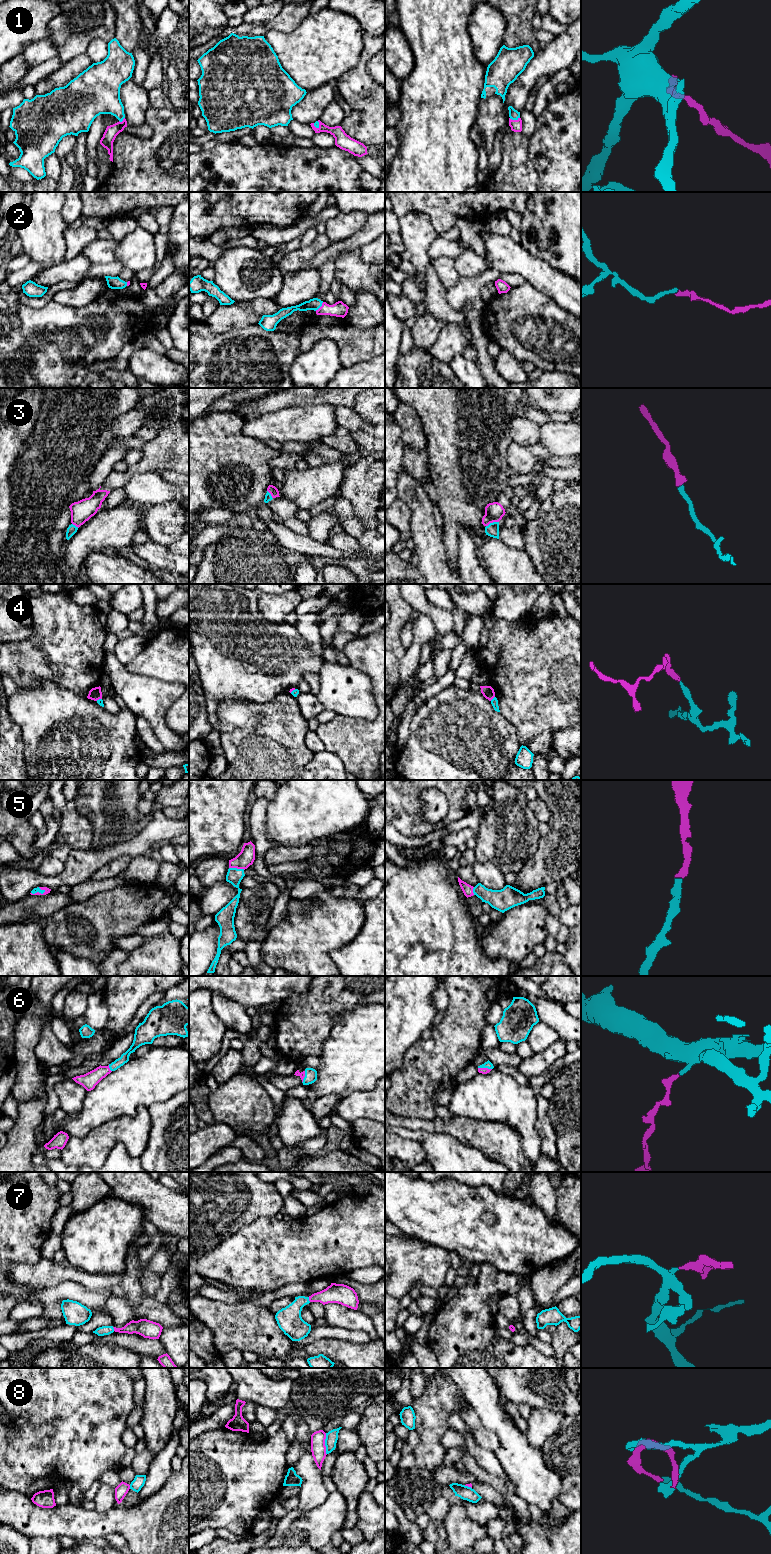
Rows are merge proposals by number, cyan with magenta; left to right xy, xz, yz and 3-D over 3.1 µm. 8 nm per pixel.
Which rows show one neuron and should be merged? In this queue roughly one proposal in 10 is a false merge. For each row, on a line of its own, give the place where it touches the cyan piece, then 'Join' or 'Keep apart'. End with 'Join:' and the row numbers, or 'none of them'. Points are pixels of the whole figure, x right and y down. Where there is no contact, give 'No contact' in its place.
1: Touches cyan at yz (514, 119). Join
2: Touches cyan at xz (319, 307). Join
3: Touches cyan at yz (493, 522). Join
4: Touches cyan at yz (493, 698). Join
5: Touches cyan at xz (237, 869). Join
6: Touches cyan at yz (485, 1067). Join
7: Touches cyan at xz (308, 1299). Join
8: Touches cyan at xz (325, 1444). Join
Join: 1, 2, 3, 4, 5, 6, 7, 8

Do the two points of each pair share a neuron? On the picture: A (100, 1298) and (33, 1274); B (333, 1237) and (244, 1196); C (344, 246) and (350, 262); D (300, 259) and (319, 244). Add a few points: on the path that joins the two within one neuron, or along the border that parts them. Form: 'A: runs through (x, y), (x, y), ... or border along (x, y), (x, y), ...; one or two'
A: border along (83, 1286), (62, 1281), (37, 1289); two
B: border along (274, 1216), (258, 1217), (252, 1223); two
C: border along (359, 248), (343, 251), (334, 261); two
D: runs through (305, 255), (314, 248); one

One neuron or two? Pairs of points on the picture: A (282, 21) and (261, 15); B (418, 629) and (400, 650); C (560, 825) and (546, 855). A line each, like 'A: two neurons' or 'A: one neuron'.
A: two neurons
B: two neurons
C: one neuron

